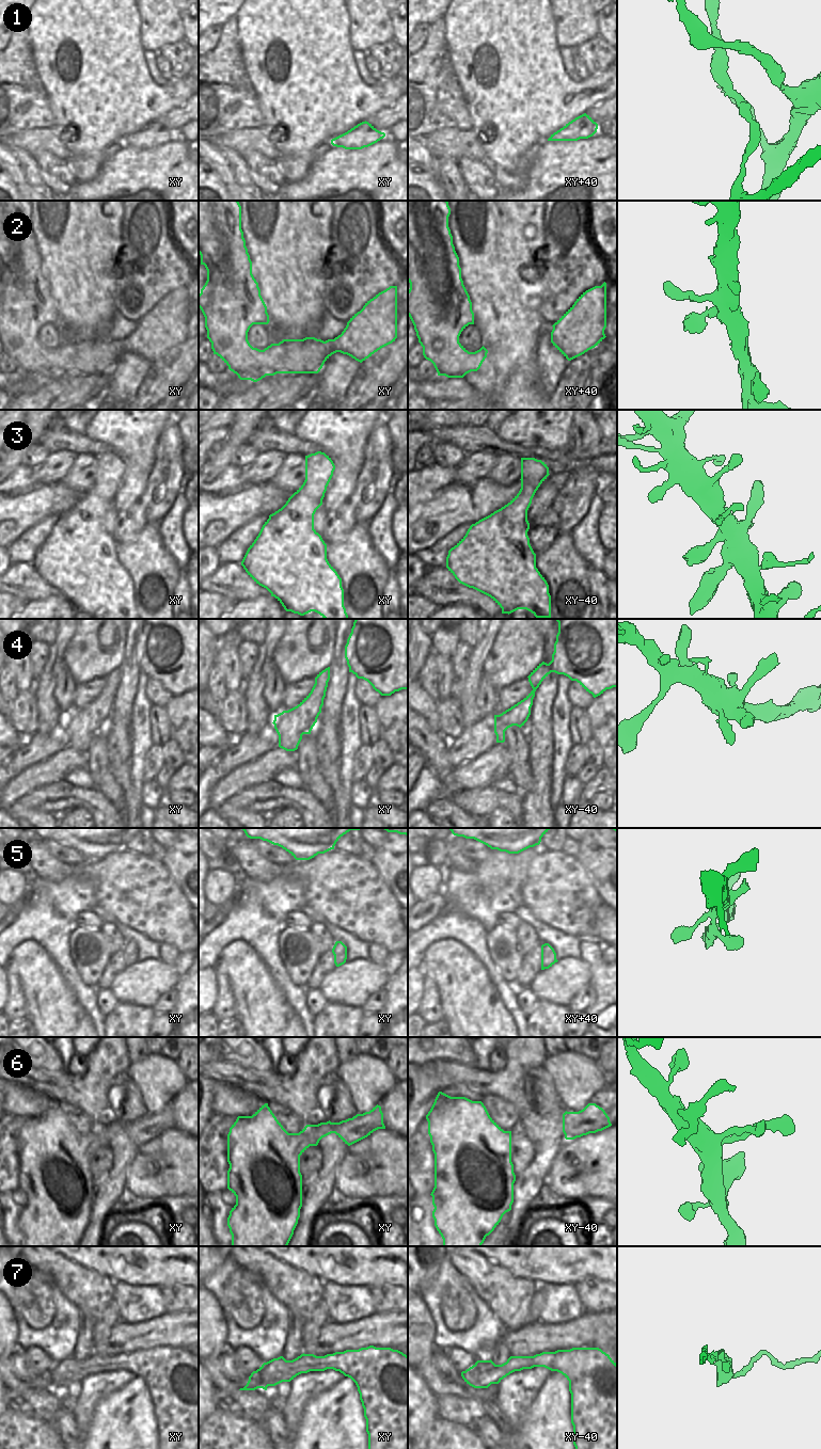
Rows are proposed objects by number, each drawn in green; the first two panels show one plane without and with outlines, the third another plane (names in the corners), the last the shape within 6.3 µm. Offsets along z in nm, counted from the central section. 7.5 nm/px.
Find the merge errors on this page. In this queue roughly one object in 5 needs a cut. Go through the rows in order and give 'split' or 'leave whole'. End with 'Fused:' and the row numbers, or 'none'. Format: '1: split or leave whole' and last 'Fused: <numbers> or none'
1: leave whole
2: leave whole
3: leave whole
4: leave whole
5: leave whole
6: leave whole
7: leave whole
Fused: none

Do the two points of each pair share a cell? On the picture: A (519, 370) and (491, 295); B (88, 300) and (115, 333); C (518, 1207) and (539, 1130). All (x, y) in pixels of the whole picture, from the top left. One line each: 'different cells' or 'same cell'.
A: same cell
B: different cells
C: same cell

